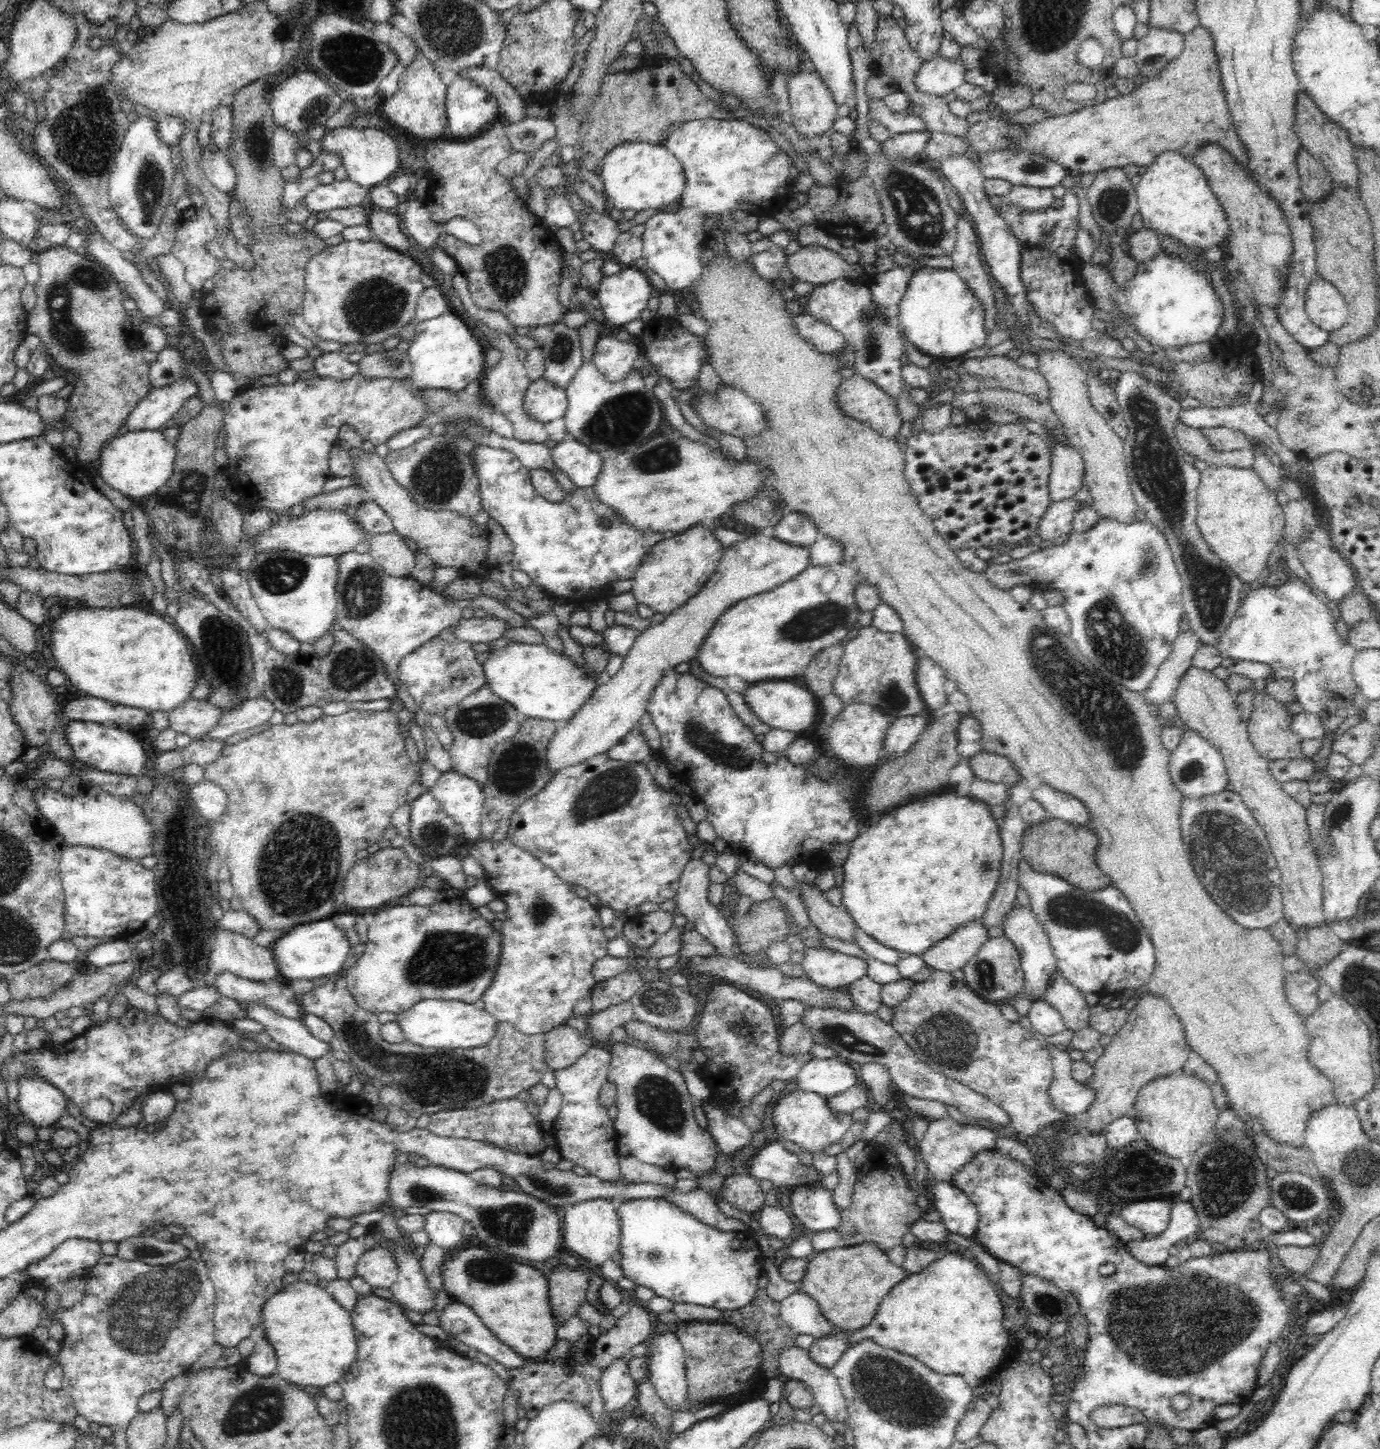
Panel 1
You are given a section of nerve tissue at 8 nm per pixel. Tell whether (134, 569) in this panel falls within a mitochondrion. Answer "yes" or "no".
no

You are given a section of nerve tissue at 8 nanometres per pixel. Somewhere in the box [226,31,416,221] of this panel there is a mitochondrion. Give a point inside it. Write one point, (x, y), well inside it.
(357, 60)

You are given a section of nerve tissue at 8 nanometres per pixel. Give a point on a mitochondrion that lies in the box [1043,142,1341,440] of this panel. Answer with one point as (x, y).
(1111, 205)

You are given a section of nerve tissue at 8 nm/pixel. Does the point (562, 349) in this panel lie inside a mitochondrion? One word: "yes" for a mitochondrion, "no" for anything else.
yes

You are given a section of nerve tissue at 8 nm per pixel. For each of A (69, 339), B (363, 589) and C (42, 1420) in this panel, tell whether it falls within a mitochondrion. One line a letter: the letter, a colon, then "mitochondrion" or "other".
A: mitochondrion
B: mitochondrion
C: other

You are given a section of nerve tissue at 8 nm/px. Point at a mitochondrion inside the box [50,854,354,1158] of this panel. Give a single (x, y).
(175, 891)

